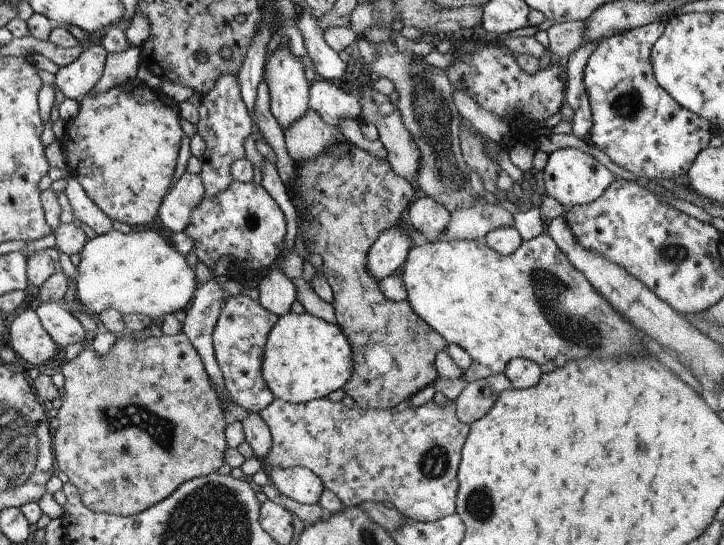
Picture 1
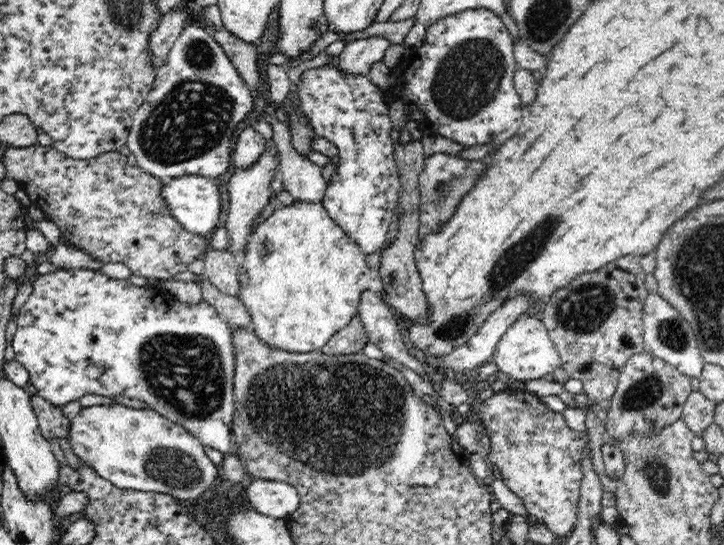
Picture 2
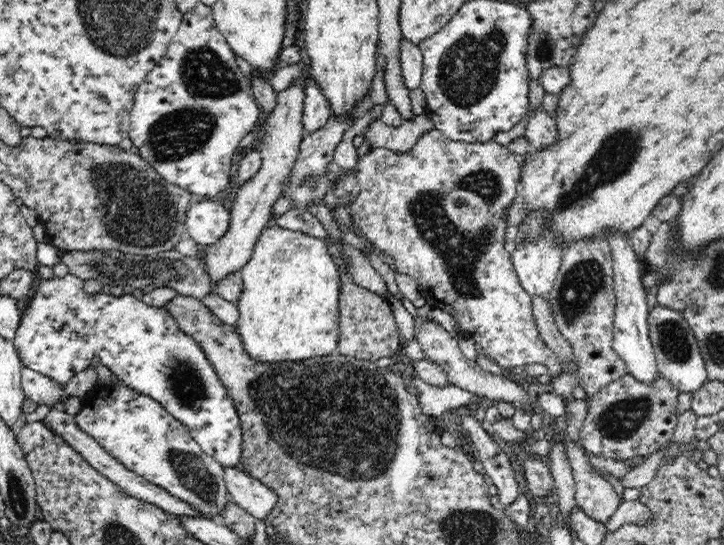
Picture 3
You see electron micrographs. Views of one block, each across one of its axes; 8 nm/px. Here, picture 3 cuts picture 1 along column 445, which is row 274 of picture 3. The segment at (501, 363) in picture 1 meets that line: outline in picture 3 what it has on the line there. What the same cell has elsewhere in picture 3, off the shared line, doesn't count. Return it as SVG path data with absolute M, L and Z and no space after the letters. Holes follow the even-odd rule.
M270 226L262 231L250 260L240 271L243 291L237 302L239 320L235 326L252 359L275 363L335 353L342 277L326 240Z

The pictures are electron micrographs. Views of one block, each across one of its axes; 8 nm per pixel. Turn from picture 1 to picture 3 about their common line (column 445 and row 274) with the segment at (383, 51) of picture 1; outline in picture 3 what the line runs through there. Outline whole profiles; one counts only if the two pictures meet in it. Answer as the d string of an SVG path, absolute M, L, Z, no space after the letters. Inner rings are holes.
M176 249L166 252L158 252L152 256L133 256L124 254L119 250L88 250L88 252L64 252L61 257L70 273L78 275L85 281L95 278L102 285L109 284L110 287L117 284L143 288L147 284L154 284L157 287L168 287L176 290L179 295L191 296L202 300L204 296L214 293L212 277L206 271L204 261L198 256L184 256Z

